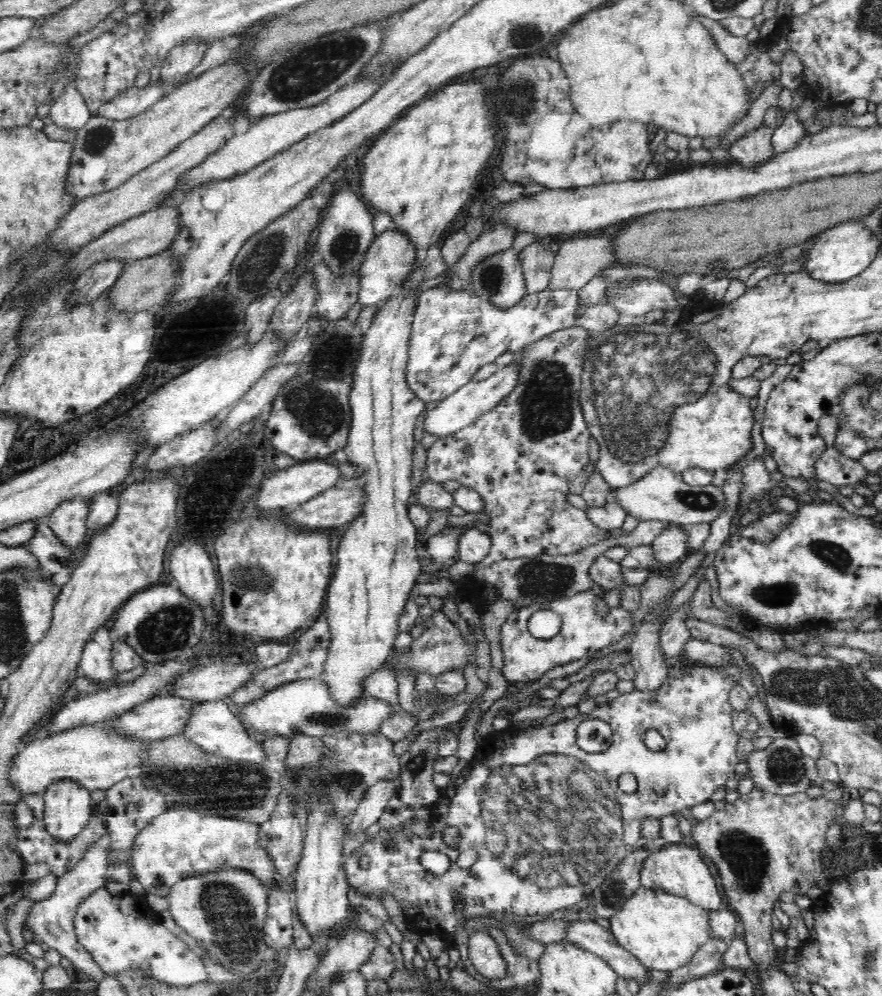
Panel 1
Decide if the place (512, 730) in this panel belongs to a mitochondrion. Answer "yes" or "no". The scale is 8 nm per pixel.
no

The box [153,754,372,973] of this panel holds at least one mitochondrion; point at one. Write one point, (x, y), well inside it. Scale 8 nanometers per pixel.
(227, 908)

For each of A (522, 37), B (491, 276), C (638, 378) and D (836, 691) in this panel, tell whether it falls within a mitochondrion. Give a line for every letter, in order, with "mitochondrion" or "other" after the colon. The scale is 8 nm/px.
A: mitochondrion
B: mitochondrion
C: mitochondrion
D: mitochondrion

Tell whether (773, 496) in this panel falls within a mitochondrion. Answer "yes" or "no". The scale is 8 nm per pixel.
no

